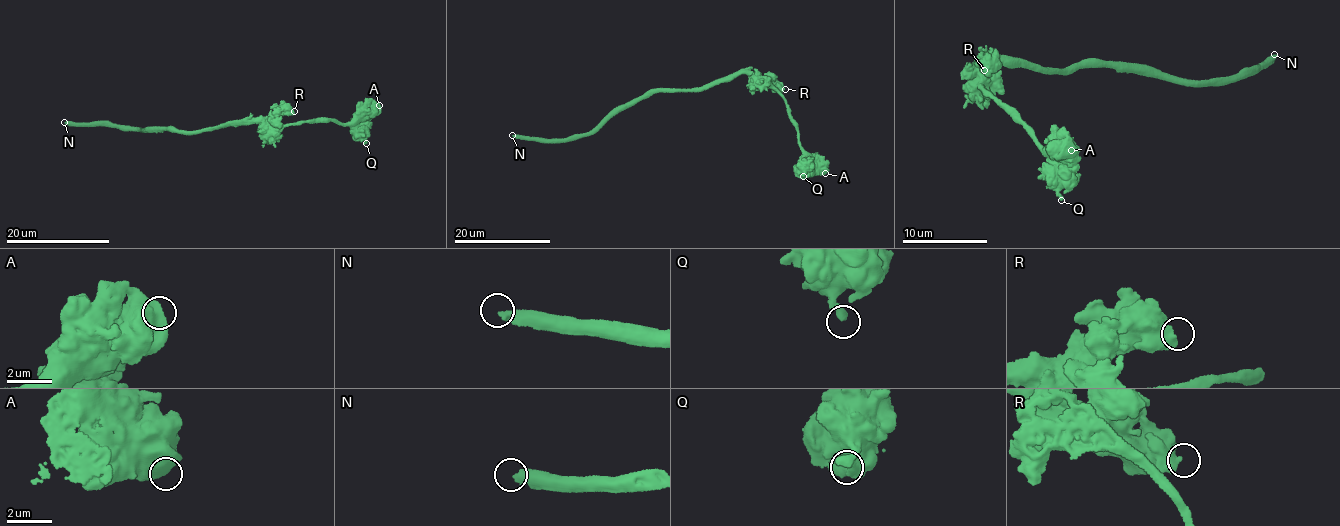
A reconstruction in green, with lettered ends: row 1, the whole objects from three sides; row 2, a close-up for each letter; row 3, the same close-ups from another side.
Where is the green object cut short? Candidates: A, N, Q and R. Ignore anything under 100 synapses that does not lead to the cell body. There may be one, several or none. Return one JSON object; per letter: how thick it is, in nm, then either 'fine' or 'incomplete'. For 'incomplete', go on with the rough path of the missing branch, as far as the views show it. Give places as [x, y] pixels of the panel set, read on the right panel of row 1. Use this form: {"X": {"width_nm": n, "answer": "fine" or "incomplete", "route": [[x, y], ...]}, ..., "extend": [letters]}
{"A": {"width_nm": 1000, "answer": "fine"}, "N": {"width_nm": 360, "answer": "incomplete", "route": [[1274, 54], [1291, 71], [1301, 69], [1310, 82], [1338, 65], [1333, 72], [1327, 55]]}, "Q": {"width_nm": 400, "answer": "fine"}, "R": {"width_nm": 600, "answer": "fine"}, "extend": ["N"]}

